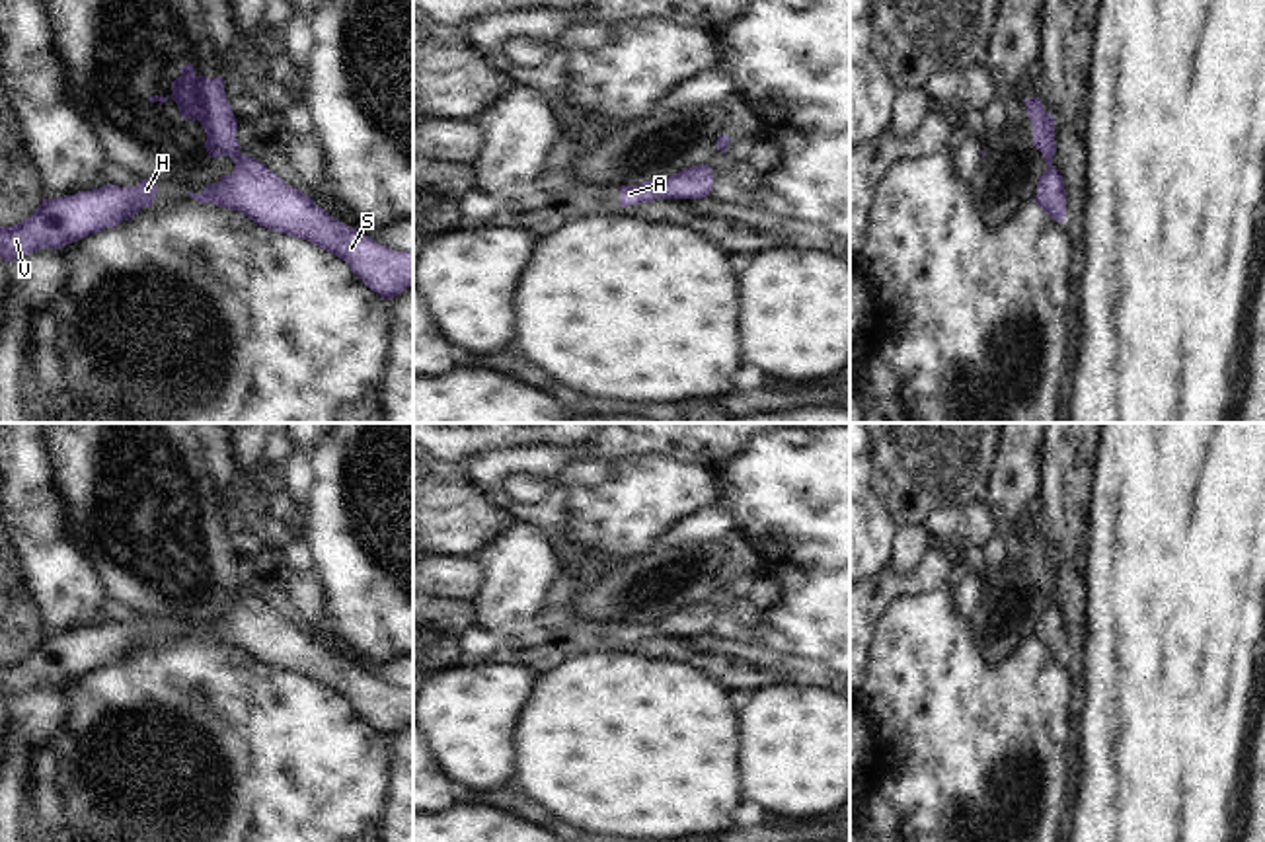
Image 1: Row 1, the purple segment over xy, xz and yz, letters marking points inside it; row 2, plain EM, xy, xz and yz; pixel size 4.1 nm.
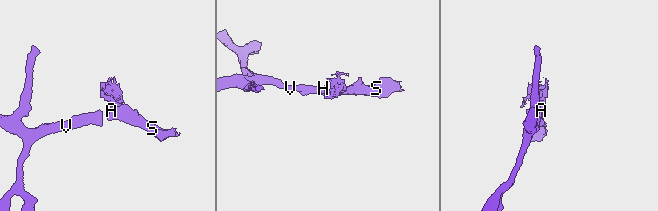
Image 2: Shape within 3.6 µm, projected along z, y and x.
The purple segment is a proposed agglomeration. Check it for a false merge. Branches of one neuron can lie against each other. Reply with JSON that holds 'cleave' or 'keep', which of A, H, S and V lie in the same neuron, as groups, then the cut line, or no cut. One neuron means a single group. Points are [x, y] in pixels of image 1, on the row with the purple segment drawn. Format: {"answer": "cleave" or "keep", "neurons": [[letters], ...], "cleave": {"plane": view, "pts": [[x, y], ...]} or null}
{"answer": "cleave", "neurons": [["A"], ["H", "S", "V"]], "cleave": {"plane": "xz", "pts": [[663, 180], [657, 188], [657, 197]]}}

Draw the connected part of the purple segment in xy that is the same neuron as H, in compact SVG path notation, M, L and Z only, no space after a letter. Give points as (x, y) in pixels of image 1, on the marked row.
M140 179L136 187L103 185L76 195L43 199L19 224L0 226L0 257L8 263L31 251L60 249L80 238L113 228L154 203L158 187Z

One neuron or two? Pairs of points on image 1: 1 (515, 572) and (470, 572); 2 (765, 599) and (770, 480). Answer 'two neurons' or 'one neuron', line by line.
1: two neurons
2: two neurons

